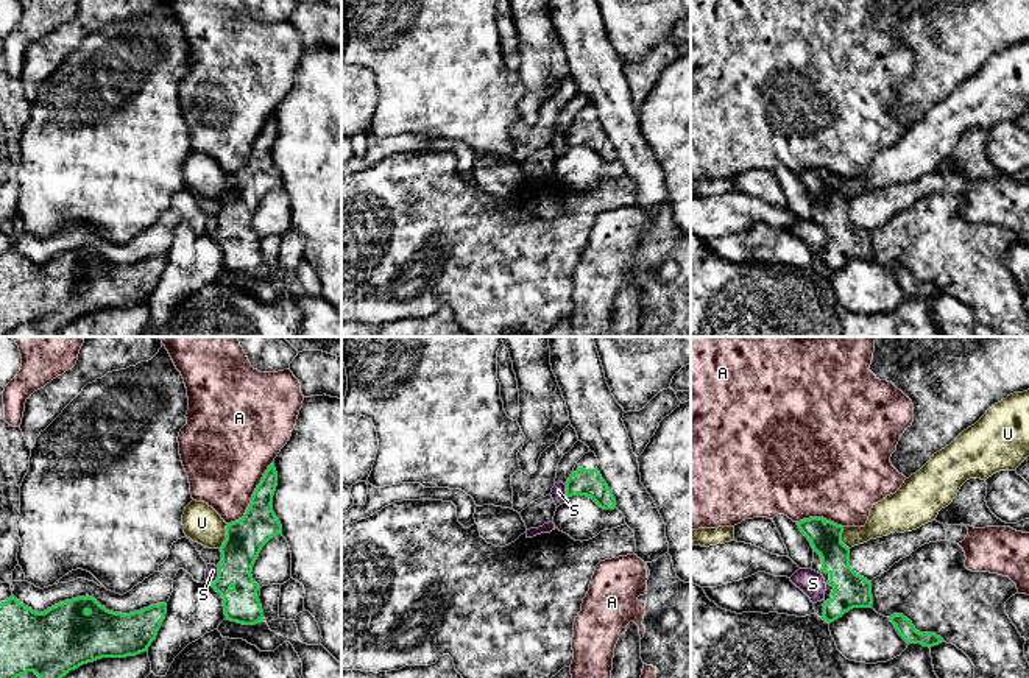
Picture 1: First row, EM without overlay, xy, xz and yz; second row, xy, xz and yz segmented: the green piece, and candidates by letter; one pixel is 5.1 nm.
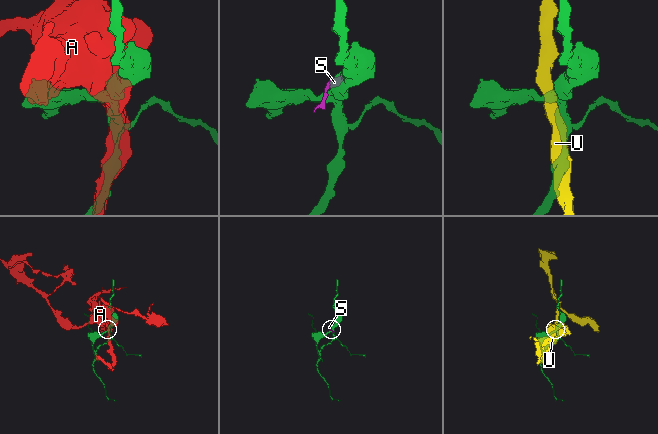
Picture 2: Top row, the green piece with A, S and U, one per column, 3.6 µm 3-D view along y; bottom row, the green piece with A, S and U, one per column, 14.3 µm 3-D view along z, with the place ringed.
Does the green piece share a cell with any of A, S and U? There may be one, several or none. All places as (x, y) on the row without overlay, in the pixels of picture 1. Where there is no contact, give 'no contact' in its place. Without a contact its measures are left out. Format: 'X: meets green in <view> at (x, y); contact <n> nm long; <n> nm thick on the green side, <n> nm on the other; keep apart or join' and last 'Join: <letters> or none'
A: meets green in xy at (253, 147); contact 400 nm long; 200 nm thick on the green side, 440 nm on the other; keep apart
S: meets green in xy at (219, 226); contact 100 nm long; 200 nm thick on the green side, 60 nm on the other; keep apart
U: meets green in xy at (226, 187); contact 140 nm long; 200 nm thick on the green side, 190 nm on the other; keep apart
Join: none

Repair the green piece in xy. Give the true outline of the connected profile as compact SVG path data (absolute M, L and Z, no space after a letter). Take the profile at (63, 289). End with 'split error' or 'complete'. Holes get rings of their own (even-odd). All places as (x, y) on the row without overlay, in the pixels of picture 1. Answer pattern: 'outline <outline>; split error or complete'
outline M12 246L0 254L0 337L28 323L39 327L37 337L58 337L62 327L83 315L148 302L165 265L167 254L122 265L106 260L89 246L36 263Z; complete

